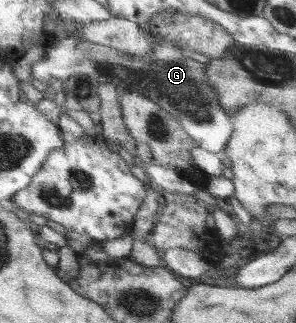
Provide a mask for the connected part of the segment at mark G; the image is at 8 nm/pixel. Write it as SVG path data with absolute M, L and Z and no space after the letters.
M151 36L151 38L153 49L151 49L149 56L147 56L147 53L145 55L129 55L129 53L111 47L81 40L81 42L75 44L75 50L71 52L71 64L67 64L67 40L61 40L57 44L49 44L45 50L46 57L32 65L31 77L50 84L51 78L58 78L63 82L67 81L71 75L85 74L93 79L97 78L101 83L114 83L119 98L129 92L142 94L142 96L149 98L156 106L158 105L165 113L173 116L175 120L179 120L183 130L199 147L209 152L224 151L234 127L232 126L230 116L226 114L226 111L219 103L215 87L209 83L209 79L205 75L207 65L185 55L183 53L184 48L177 44L173 44L159 36Z

